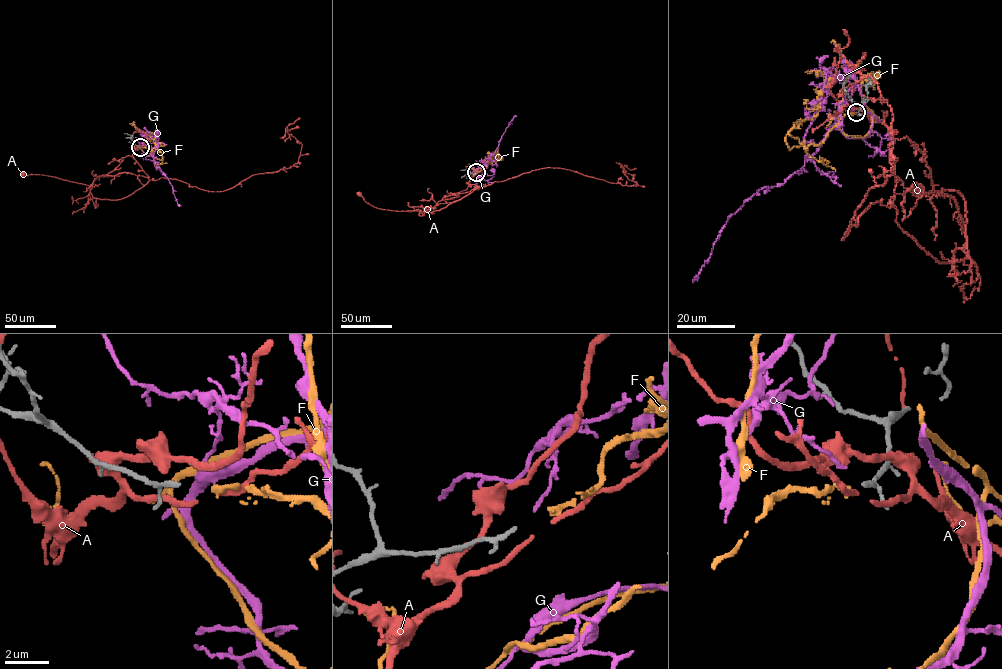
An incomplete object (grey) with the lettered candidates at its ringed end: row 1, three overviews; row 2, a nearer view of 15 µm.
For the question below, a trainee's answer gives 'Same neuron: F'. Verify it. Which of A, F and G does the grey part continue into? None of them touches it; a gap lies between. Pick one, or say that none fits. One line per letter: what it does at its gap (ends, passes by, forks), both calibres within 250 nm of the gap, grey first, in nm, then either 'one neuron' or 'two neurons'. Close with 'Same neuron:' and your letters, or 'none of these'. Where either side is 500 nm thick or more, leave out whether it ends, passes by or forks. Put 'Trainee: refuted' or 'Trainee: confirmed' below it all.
A: it ends; calibres 200 and 200 nm; two neurons
F: it ends; calibres 200 and 320 nm; one neuron
G: it ends; calibres 200 and 140 nm; two neurons
Same neuron: F
Trainee: confirmed

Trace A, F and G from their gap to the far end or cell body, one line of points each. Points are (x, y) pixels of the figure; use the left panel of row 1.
A: (141, 148), (132, 155), (149, 181), (121, 199), (97, 198), (89, 186), (23, 173)
F: (142, 147), (150, 150), (150, 155), (146, 156), (140, 148), (150, 140), (151, 136), (146, 135)
G: (141, 146), (142, 143), (147, 146), (149, 156), (141, 148), (156, 142), (157, 132)

